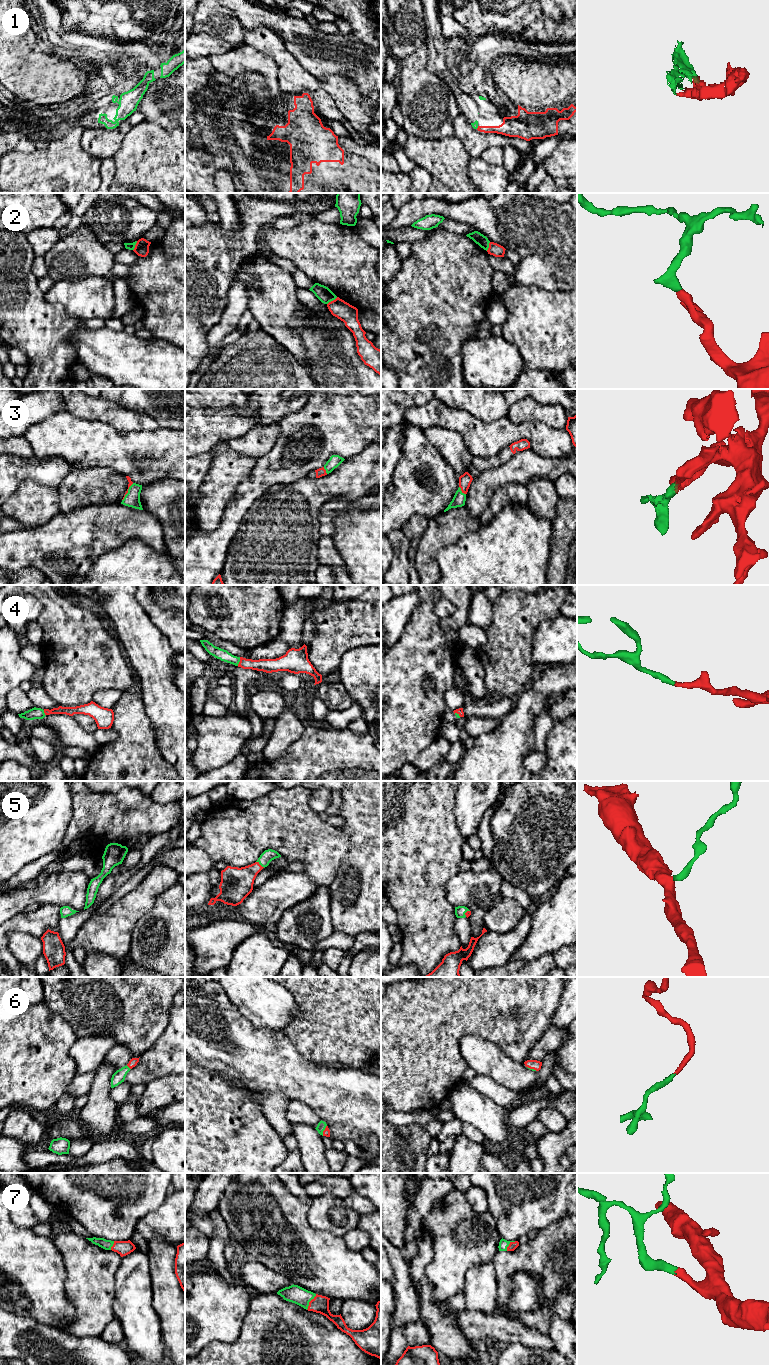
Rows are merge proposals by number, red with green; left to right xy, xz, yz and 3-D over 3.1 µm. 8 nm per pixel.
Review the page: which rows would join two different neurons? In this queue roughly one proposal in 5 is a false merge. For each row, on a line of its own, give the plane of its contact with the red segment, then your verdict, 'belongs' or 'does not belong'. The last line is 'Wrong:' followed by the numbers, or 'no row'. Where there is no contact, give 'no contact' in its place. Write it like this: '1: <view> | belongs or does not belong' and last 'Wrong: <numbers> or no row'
1: yz | belongs
2: xz | does not belong
3: yz | belongs
4: xz | belongs
5: xz | belongs
6: xy | belongs
7: xz | belongs
Wrong: 2

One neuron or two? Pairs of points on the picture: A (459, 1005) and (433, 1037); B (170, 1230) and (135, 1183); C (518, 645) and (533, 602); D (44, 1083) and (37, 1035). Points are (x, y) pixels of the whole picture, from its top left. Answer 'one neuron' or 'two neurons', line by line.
A: one neuron
B: two neurons
C: one neuron
D: one neuron

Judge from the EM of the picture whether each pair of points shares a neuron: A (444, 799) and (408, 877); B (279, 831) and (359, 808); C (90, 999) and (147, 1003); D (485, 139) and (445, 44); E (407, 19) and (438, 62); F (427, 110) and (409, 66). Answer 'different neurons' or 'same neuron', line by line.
A: same neuron
B: different neurons
C: same neuron
D: different neurons
E: different neurons
F: same neuron

